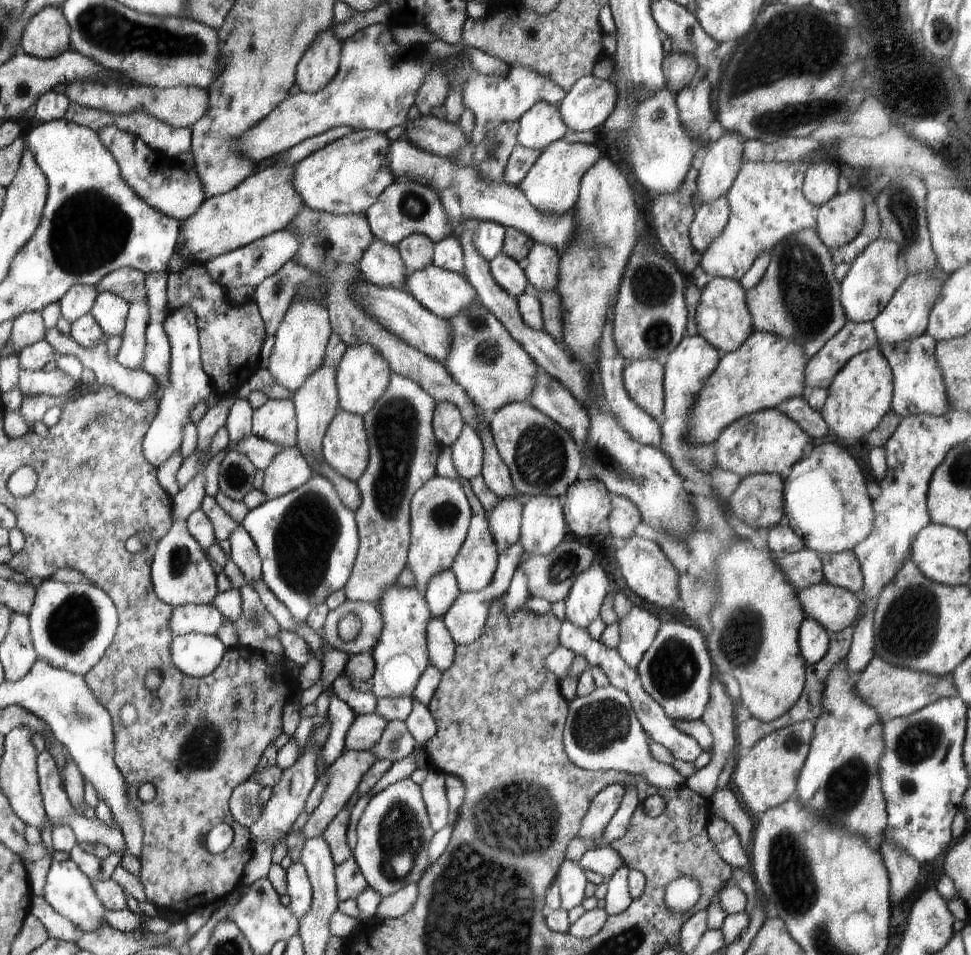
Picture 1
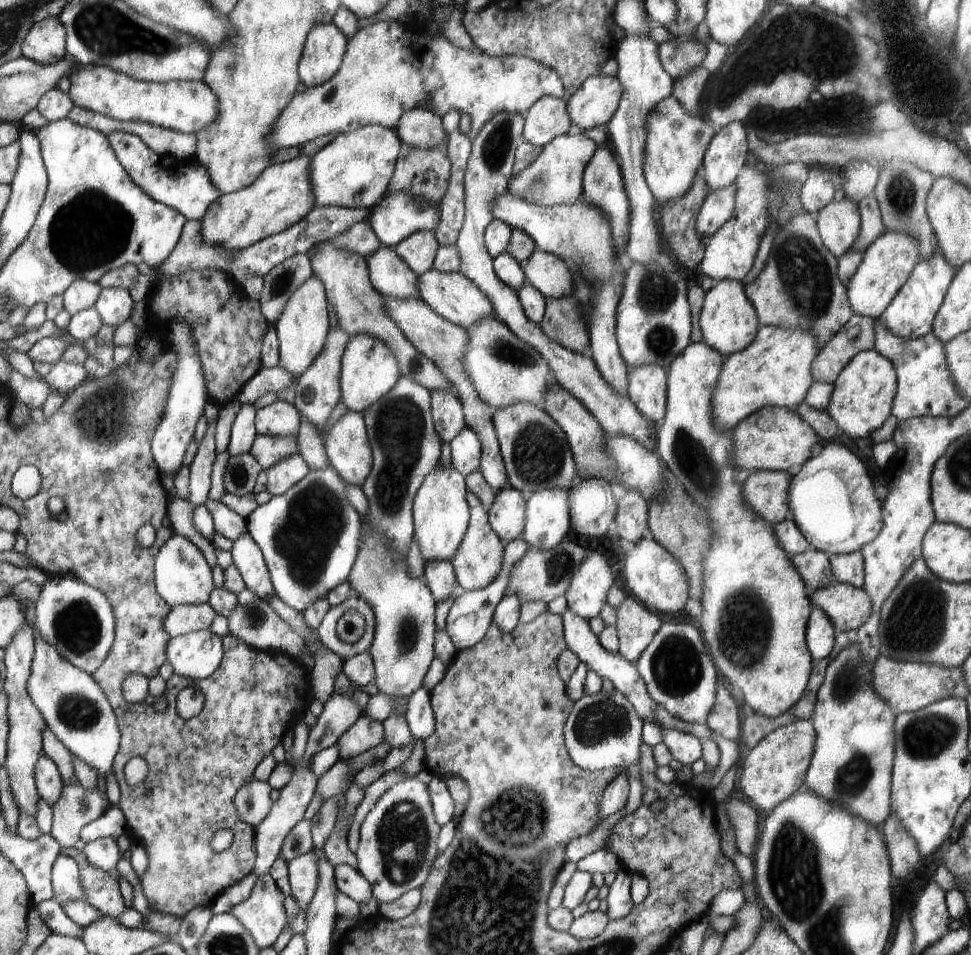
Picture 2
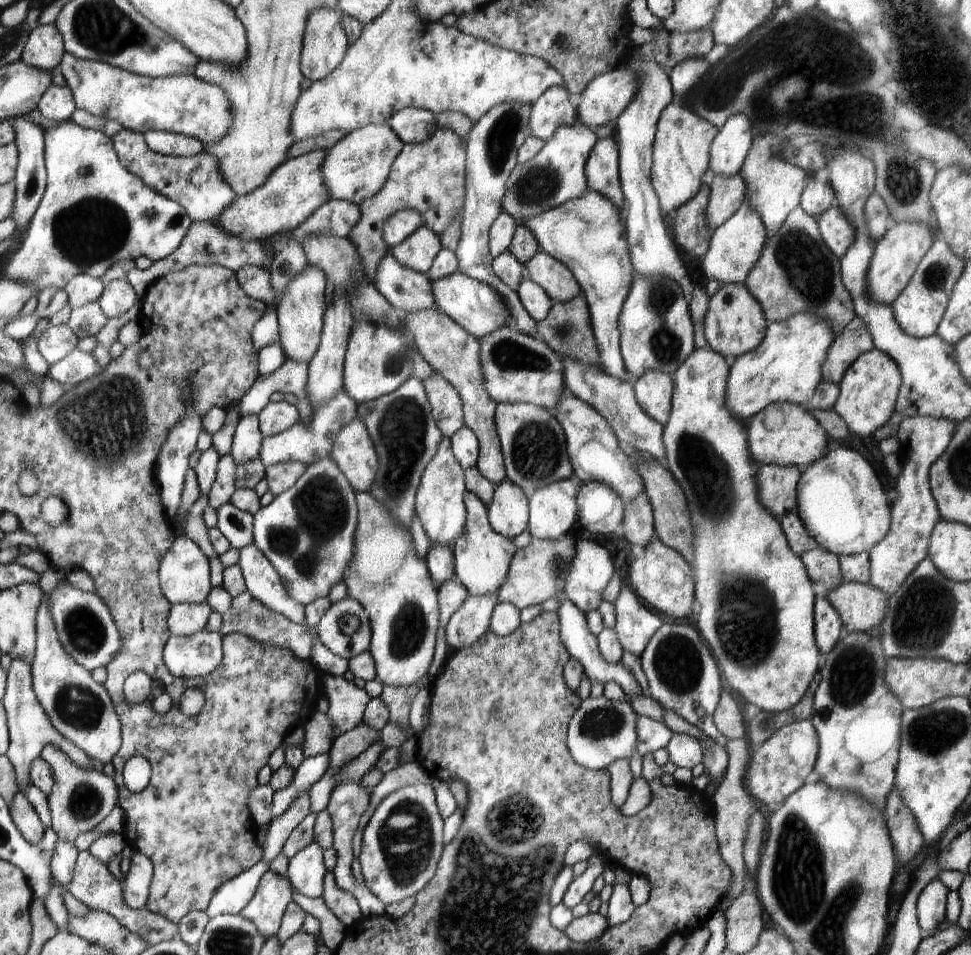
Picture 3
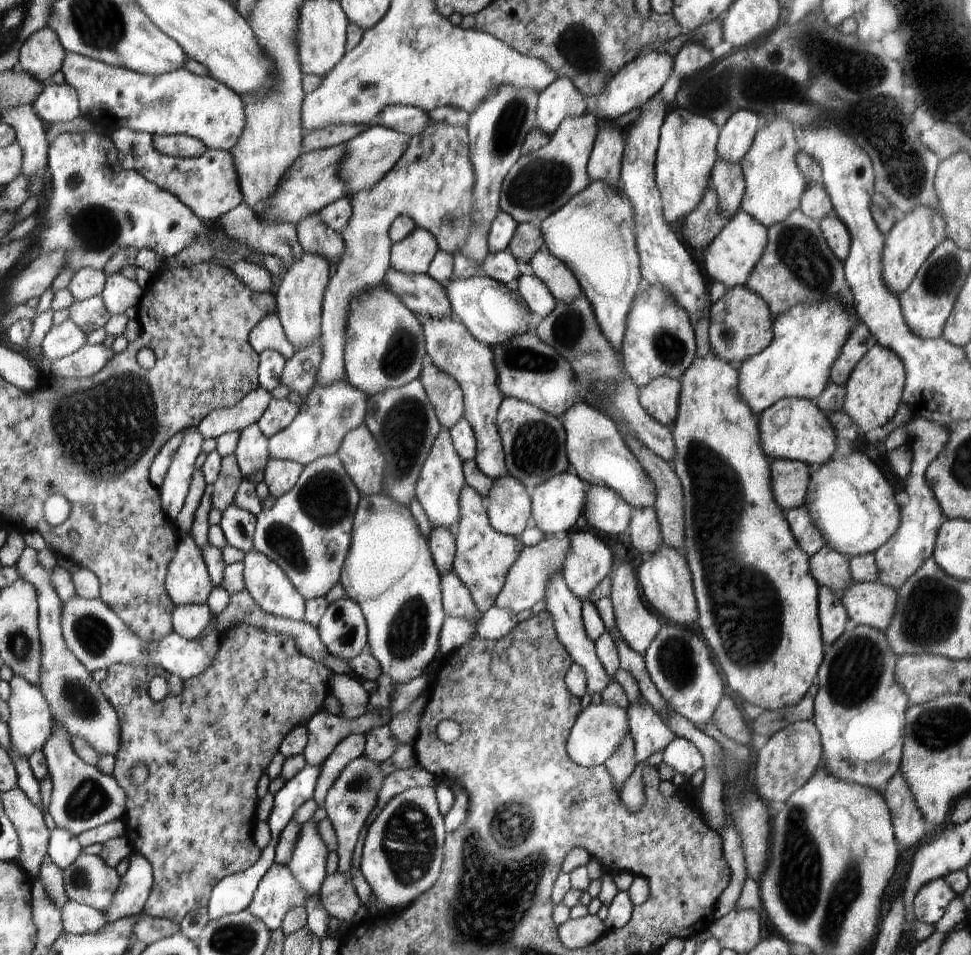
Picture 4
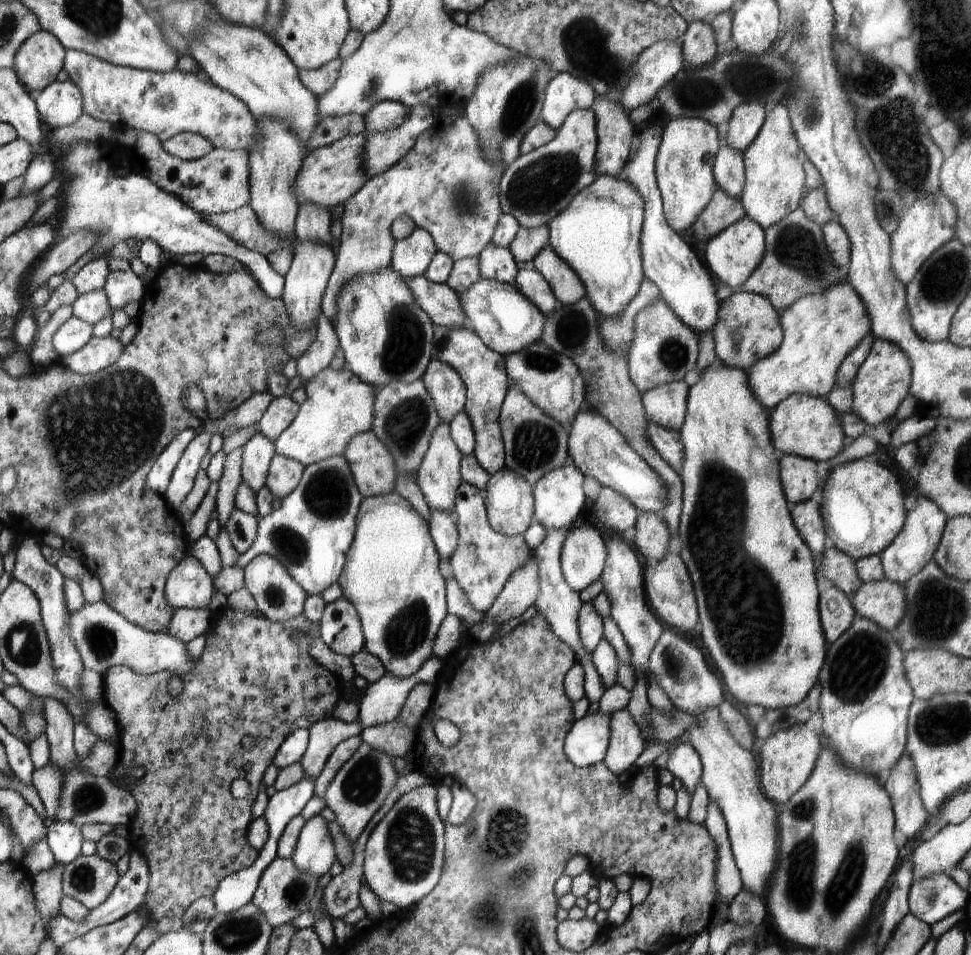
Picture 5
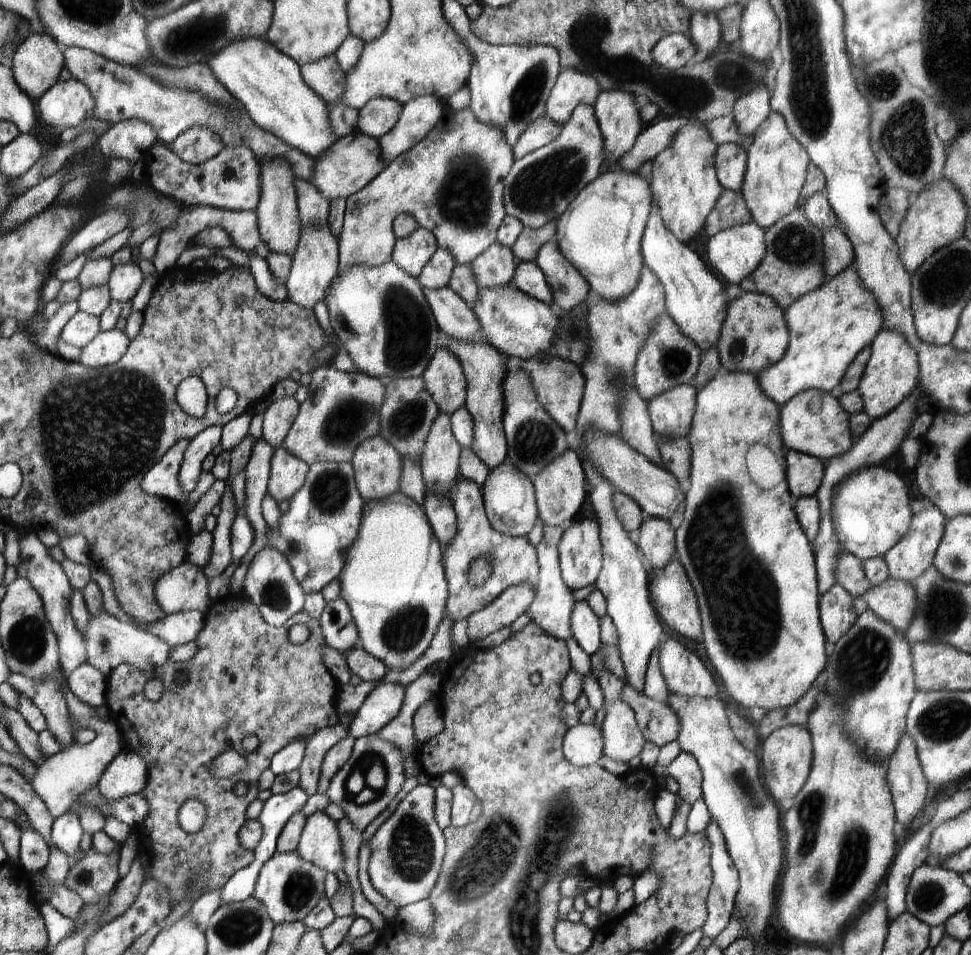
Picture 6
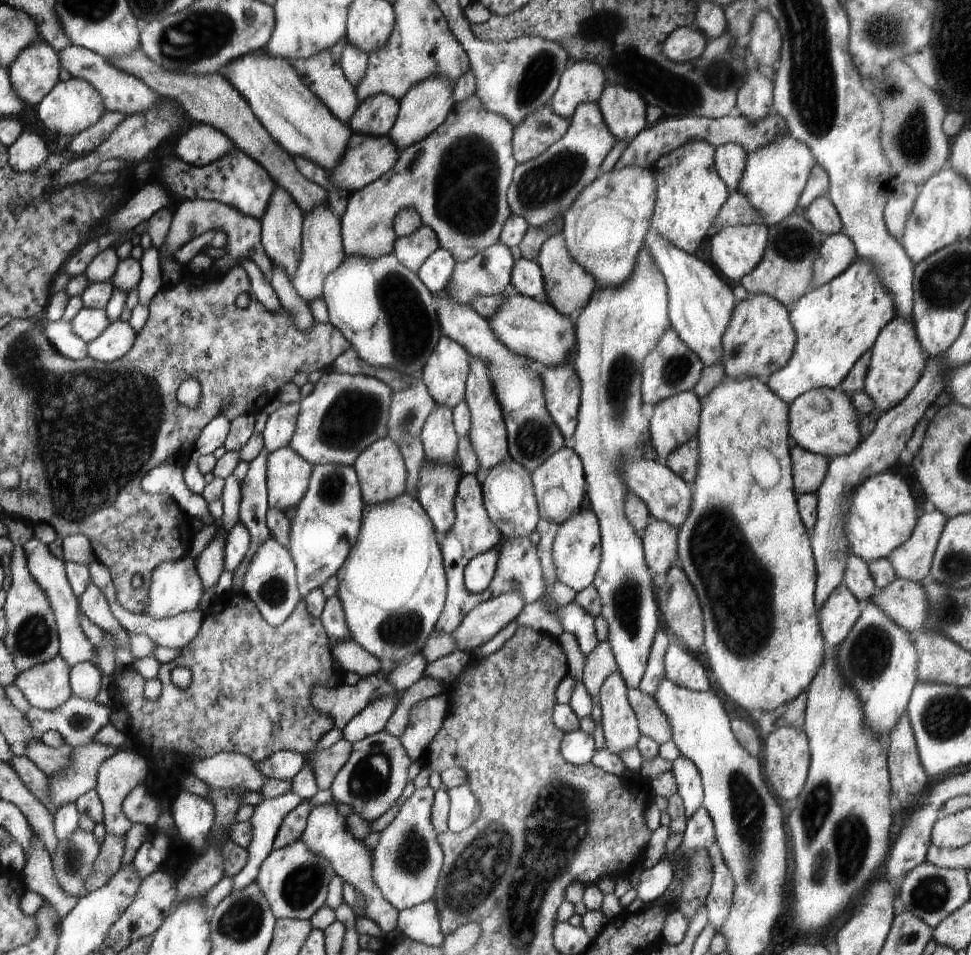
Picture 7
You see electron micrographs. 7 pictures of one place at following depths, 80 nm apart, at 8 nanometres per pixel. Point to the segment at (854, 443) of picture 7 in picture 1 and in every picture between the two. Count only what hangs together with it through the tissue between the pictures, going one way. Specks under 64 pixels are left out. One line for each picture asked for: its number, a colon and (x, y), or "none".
1: (767, 441)
2: (775, 438)
3: (782, 433)
4: (796, 429)
5: (804, 425)
6: (813, 422)

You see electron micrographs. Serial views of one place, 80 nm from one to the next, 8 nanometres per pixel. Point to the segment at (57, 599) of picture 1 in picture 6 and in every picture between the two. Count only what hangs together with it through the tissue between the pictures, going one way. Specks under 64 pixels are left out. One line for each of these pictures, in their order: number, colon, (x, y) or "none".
2: (77, 619)
3: (84, 624)
4: (94, 632)
5: (104, 638)
6: (110, 642)

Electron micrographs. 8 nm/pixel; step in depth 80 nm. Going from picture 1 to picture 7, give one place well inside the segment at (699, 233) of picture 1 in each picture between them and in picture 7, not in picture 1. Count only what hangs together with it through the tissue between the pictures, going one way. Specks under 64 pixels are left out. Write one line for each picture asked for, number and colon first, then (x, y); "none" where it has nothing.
2: (719, 206)
3: (727, 194)
4: (728, 179)
5: (729, 169)
6: (731, 159)
7: (731, 158)

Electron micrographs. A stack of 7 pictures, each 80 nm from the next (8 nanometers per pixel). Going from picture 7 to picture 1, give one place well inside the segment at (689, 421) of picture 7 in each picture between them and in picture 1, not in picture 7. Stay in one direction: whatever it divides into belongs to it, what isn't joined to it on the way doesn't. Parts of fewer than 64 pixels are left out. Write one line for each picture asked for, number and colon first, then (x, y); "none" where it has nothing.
1: (643, 379)
2: (647, 384)
3: (654, 390)
4: (660, 399)
5: (667, 405)
6: (672, 413)

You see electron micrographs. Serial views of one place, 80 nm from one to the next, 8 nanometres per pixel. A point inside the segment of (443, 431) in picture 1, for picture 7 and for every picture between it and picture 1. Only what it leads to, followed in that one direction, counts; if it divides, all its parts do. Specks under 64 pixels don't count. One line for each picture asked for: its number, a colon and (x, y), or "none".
2: (447, 410)
3: (447, 408)
4: (446, 396)
5: (447, 390)
6: (444, 377)
7: (445, 374)

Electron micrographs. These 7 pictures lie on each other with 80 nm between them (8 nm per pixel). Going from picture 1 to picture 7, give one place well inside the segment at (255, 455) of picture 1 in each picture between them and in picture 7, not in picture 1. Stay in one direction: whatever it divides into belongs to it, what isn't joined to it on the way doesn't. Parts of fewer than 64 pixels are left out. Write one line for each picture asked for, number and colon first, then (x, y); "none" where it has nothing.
2: (268, 450)
3: (305, 442)
4: (329, 413)
5: (338, 406)
6: (343, 409)
7: (344, 414)

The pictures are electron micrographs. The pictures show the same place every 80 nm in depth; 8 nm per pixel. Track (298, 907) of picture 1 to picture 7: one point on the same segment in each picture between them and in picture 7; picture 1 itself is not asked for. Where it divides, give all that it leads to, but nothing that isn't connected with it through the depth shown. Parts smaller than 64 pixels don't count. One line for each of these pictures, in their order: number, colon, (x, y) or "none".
2: (303, 870)
3: (307, 871)
4: (308, 864)
5: (315, 853)
6: (320, 843)
7: (327, 833)

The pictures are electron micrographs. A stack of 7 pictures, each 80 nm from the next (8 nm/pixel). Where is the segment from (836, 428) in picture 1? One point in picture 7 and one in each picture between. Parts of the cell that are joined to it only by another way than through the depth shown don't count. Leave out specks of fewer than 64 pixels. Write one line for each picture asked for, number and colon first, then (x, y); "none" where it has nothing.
2: (862, 397)
3: (869, 388)
4: (874, 389)
5: (883, 380)
6: (892, 372)
7: (897, 362)

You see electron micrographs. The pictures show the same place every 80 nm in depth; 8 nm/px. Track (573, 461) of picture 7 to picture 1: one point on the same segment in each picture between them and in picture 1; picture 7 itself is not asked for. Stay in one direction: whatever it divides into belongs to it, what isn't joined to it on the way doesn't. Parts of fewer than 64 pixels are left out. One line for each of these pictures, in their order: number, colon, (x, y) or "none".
1: (543, 524)
2: (548, 515)
3: (553, 509)
4: (557, 503)
5: (559, 496)
6: (560, 486)

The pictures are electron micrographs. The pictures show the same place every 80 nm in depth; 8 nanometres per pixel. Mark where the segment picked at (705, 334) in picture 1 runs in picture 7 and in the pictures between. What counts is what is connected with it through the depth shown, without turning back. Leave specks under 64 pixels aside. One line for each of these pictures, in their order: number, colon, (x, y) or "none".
2: (728, 321)
3: (734, 324)
4: (740, 325)
5: (749, 329)
6: (755, 336)
7: (761, 339)

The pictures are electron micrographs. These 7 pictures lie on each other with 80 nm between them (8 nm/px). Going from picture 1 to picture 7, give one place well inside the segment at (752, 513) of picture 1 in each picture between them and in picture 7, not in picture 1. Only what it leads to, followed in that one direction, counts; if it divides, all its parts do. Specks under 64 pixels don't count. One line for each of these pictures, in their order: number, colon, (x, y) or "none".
2: (766, 491)
3: (778, 484)
4: (790, 479)
5: (798, 476)
6: (804, 473)
7: (809, 469)

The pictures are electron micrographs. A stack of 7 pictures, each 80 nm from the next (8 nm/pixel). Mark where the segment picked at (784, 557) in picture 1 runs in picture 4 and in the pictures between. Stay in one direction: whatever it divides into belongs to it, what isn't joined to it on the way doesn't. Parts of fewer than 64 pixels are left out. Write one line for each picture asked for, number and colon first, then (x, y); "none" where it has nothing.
2: (814, 565)
3: (823, 568)
4: (829, 568)

